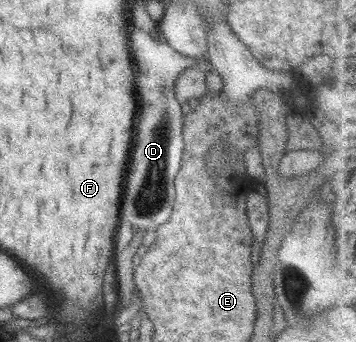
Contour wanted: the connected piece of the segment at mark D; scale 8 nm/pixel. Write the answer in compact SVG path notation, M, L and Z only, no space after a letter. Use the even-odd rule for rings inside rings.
M129 24L129 52L131 52L131 61L133 62L133 70L135 72L135 93L137 94L137 102L139 102L139 118L137 118L137 122L135 122L135 138L133 138L133 152L131 152L131 154L133 154L133 160L131 160L133 170L131 170L131 176L127 176L125 194L123 194L123 200L121 200L121 218L119 219L123 222L127 222L134 230L149 230L149 226L159 226L159 224L163 224L172 212L172 205L174 202L174 179L180 168L182 150L184 147L183 138L181 136L181 118L184 118L184 115L183 112L181 112L181 103L175 99L175 89L173 89L175 85L173 84L175 84L177 76L181 74L181 70L185 70L185 68L205 67L205 71L211 72L212 67L210 63L209 66L207 66L207 64L204 64L199 59L179 54L179 52L173 50L173 48L167 45L163 40L160 42L158 39L150 36L149 33L131 24Z

